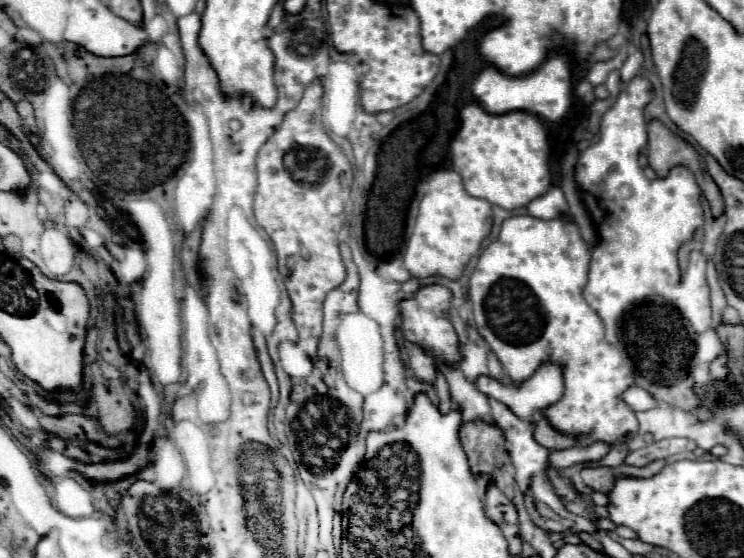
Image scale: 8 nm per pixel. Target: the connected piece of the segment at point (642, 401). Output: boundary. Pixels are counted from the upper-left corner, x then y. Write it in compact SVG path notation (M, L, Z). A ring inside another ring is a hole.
M632 386L632 388L624 390L622 400L624 400L632 410L648 410L648 408L652 408L652 406L656 404L654 398L652 398L644 388L640 388L640 386Z

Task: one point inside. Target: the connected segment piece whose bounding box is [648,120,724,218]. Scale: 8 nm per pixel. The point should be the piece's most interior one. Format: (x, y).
(665, 150)

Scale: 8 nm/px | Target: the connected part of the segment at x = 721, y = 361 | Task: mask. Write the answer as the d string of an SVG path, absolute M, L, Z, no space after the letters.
M718 356L712 364L710 364L710 378L726 378L728 376L728 366L726 366L726 356Z

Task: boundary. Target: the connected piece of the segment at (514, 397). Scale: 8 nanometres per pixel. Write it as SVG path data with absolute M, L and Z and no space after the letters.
M544 362L544 364L540 364L540 368L538 368L528 380L524 380L522 384L500 382L500 380L494 380L494 378L490 378L490 376L480 376L480 378L476 380L476 384L478 384L478 390L480 390L482 394L486 394L486 396L490 396L490 398L500 400L502 404L506 404L520 420L530 420L530 422L532 422L532 418L534 418L536 412L540 412L540 410L556 404L556 402L562 398L562 394L564 394L564 378L562 378L562 374L564 374L564 368L562 368L560 364L556 364L556 362Z

